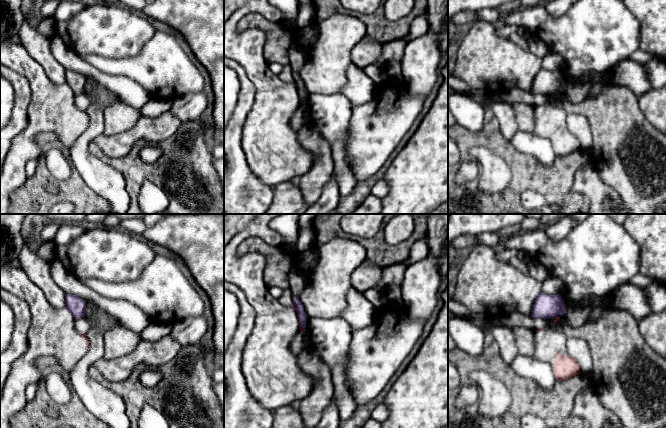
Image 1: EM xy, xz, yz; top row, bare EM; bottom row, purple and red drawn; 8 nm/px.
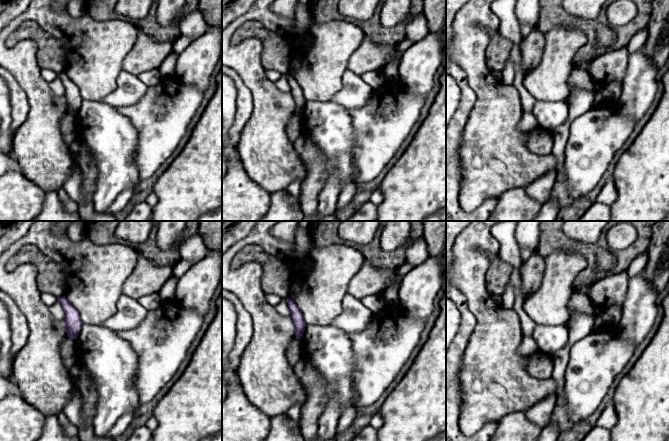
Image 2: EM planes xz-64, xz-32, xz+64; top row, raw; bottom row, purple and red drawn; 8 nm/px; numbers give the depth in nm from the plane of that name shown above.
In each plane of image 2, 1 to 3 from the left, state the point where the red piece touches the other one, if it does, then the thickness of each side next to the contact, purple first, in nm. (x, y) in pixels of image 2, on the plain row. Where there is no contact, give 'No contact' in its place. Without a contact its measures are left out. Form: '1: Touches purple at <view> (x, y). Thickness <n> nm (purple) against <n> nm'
1: No contact
2: No contact
3: No contact

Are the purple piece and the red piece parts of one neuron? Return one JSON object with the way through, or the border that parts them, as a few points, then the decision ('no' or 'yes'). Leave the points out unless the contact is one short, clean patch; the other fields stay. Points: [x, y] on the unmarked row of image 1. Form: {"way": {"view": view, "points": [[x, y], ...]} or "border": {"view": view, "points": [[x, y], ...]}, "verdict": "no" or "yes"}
{"border": {"view": "xz", "points": [[299, 96], [303, 104]]}, "verdict": "no"}

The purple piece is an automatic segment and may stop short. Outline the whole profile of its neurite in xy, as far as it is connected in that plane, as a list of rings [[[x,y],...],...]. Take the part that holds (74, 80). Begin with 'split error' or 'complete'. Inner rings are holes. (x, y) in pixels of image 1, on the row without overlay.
complete; [[[66,70],[66,86],[72,89],[75,95],[85,93],[86,76],[72,70]]]

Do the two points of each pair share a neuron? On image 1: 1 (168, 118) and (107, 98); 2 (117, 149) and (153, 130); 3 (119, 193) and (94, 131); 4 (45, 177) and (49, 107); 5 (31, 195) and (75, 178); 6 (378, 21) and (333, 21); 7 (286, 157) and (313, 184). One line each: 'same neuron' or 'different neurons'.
1: same neuron
2: same neuron
3: same neuron
4: different neurons
5: same neuron
6: different neurons
7: different neurons

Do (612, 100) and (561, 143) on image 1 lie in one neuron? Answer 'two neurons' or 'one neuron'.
one neuron

